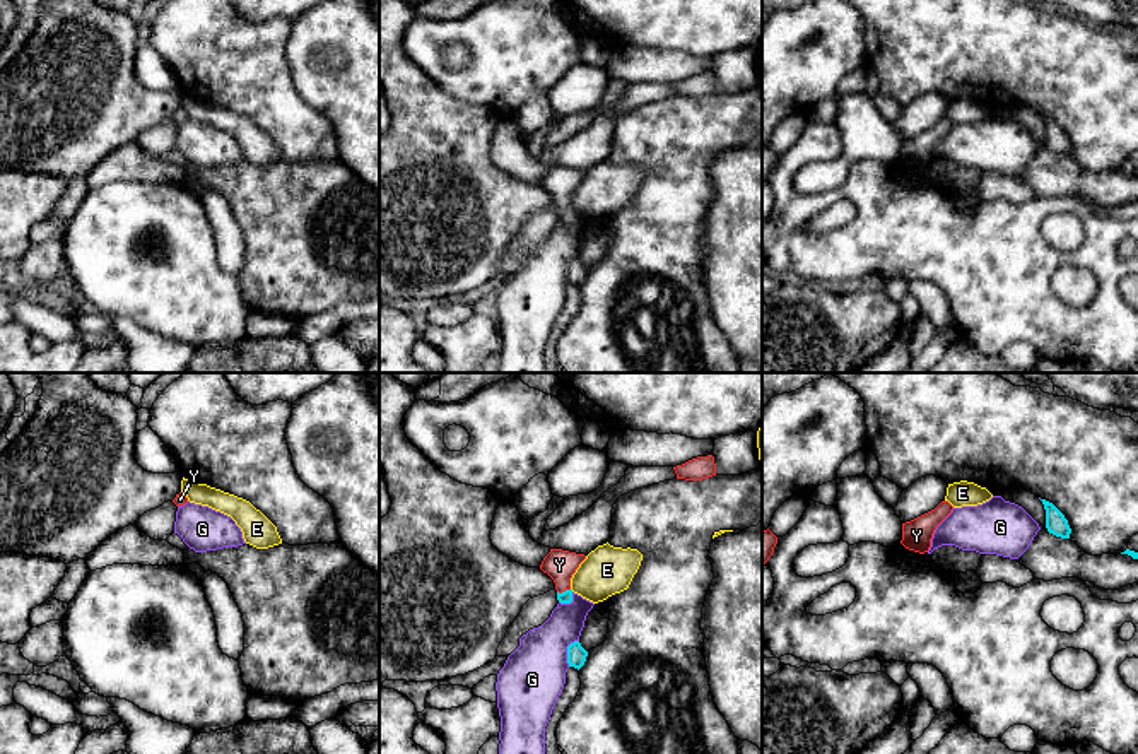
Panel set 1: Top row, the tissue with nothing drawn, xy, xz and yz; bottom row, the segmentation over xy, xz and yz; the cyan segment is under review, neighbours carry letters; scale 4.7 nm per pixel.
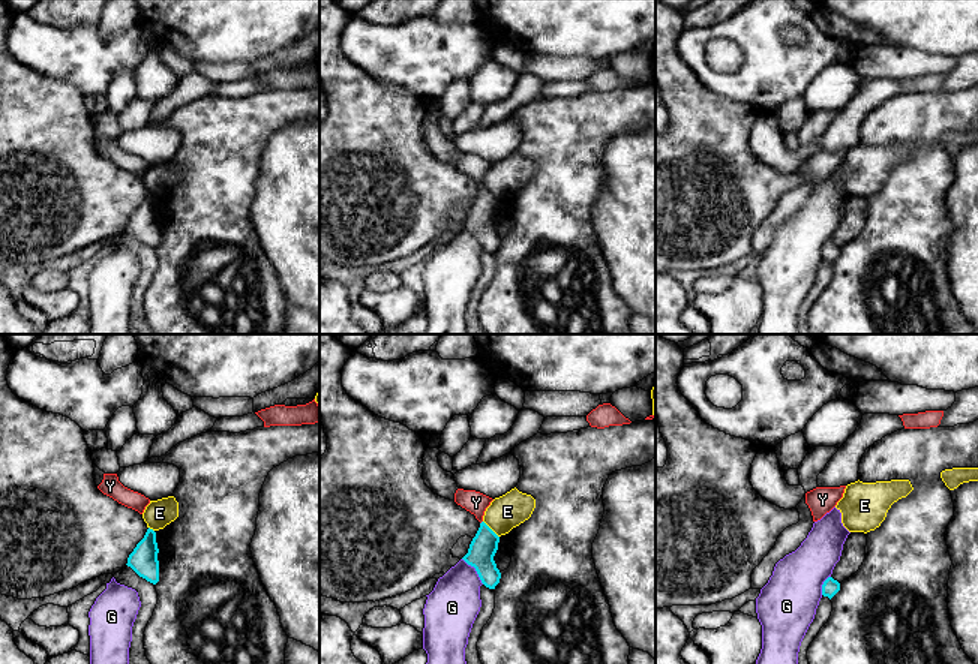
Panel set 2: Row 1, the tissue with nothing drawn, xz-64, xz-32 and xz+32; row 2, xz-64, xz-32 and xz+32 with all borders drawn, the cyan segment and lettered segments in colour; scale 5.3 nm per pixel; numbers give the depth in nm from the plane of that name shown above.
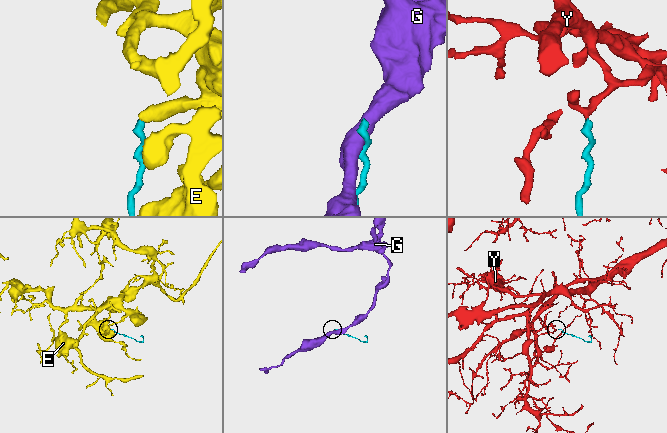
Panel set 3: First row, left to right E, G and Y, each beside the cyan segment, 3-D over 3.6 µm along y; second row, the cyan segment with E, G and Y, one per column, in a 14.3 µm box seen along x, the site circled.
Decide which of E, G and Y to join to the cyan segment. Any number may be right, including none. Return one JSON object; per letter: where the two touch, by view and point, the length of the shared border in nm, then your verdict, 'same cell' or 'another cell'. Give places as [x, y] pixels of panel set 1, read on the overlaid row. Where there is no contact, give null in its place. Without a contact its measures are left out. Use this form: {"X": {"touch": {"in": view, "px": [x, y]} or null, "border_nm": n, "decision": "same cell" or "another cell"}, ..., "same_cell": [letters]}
{"E": {"touch": {"in": "xy", "px": [183, 493]}, "border_nm": 40, "decision": "another cell"}, "G": {"touch": {"in": "xz", "px": [568, 652]}, "border_nm": 140, "decision": "another cell"}, "Y": {"touch": {"in": "xz", "px": [563, 592]}, "border_nm": 70, "decision": "same cell"}, "same_cell": ["Y"]}

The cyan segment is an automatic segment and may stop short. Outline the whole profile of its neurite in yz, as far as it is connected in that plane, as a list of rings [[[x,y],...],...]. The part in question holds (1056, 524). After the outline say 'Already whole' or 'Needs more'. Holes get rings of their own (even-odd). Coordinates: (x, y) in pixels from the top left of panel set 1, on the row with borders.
[[[1041,499],[1046,510],[1046,528],[1049,533],[1061,537],[1061,539],[1070,539],[1071,528],[1068,525],[1068,520],[1065,515],[1049,501]]]. Already whole

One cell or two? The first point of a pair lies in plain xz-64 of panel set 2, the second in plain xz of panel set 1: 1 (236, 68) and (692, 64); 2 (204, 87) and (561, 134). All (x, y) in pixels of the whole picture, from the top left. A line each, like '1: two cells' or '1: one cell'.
1: one cell
2: one cell

